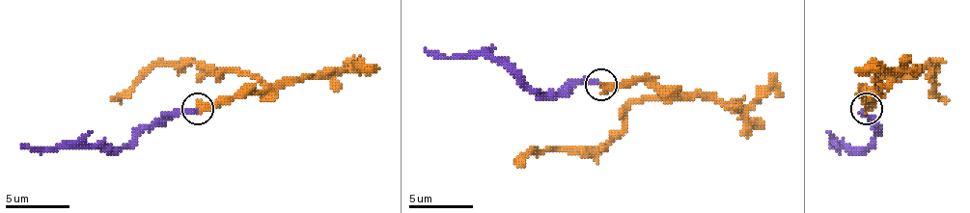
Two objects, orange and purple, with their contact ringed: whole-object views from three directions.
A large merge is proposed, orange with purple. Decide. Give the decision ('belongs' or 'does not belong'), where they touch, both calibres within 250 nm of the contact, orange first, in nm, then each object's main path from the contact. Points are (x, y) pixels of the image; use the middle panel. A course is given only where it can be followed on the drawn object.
belongs | (601, 84) | 440/240 nm | orange via (600, 83), (651, 80), (667, 93), (632, 102), (620, 131), (597, 146), (534, 150), (514, 160) | purple via (600, 83), (568, 83), (556, 93), (537, 93), (483, 55), (434, 58), (425, 48)

